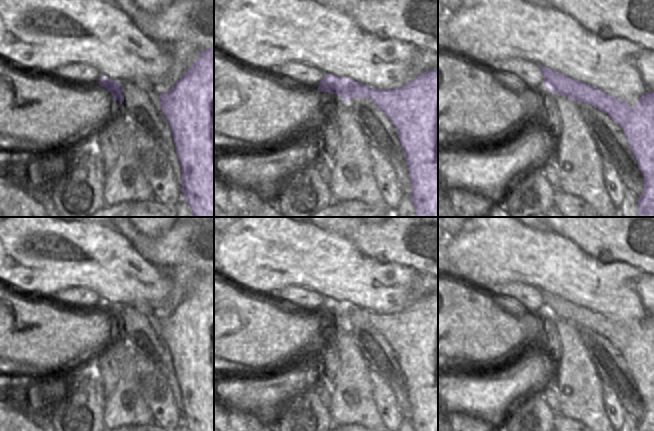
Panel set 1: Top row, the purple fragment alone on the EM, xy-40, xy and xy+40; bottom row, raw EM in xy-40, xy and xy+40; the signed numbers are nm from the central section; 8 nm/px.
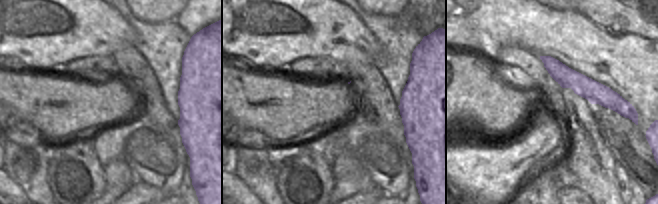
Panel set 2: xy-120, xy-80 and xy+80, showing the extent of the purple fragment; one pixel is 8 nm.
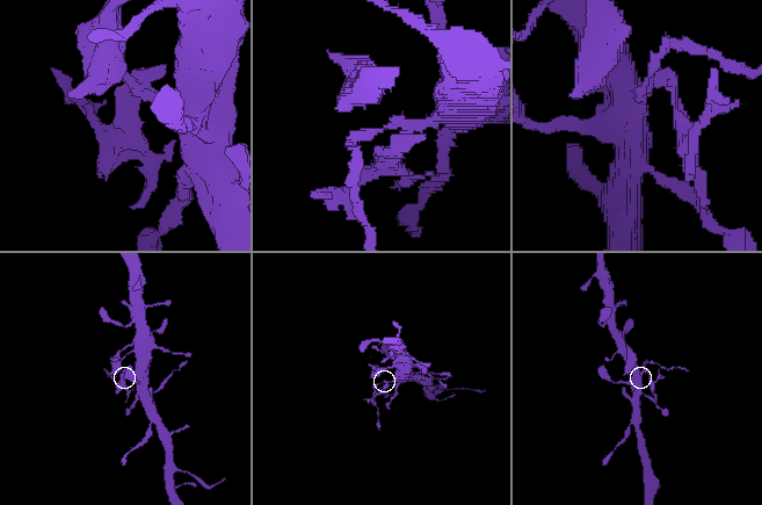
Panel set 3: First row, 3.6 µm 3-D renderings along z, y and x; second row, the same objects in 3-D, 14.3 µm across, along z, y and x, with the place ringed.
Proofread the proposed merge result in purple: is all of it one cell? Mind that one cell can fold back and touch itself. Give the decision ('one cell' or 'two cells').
two cells

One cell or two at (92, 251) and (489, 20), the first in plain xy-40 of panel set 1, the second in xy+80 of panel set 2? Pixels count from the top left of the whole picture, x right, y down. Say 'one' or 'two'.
one

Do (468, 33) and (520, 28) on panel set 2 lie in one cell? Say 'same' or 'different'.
different

